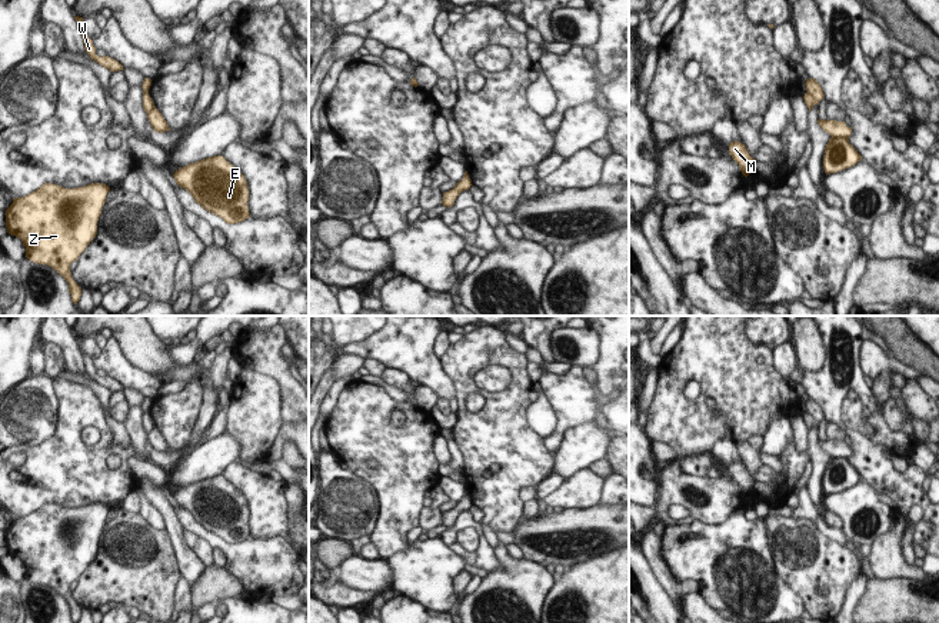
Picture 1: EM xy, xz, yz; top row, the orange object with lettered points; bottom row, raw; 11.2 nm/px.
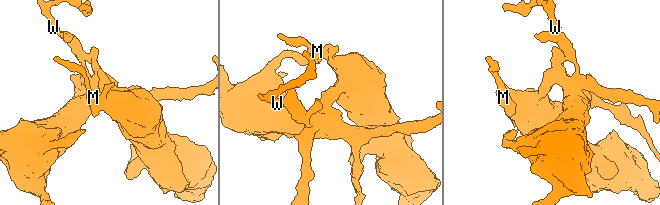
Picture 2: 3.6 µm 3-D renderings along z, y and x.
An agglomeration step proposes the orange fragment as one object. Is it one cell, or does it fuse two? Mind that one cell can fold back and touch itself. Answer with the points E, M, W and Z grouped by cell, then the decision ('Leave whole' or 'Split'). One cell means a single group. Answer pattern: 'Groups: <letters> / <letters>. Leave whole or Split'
Groups: E M W / Z. Split

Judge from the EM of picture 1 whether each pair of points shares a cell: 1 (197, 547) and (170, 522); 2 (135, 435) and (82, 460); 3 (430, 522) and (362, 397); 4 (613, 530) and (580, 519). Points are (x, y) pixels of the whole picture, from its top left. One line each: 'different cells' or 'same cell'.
1: different cells
2: different cells
3: different cells
4: same cell

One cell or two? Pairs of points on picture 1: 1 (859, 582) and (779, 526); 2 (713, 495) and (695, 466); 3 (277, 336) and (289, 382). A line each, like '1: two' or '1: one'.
1: two
2: two
3: one

